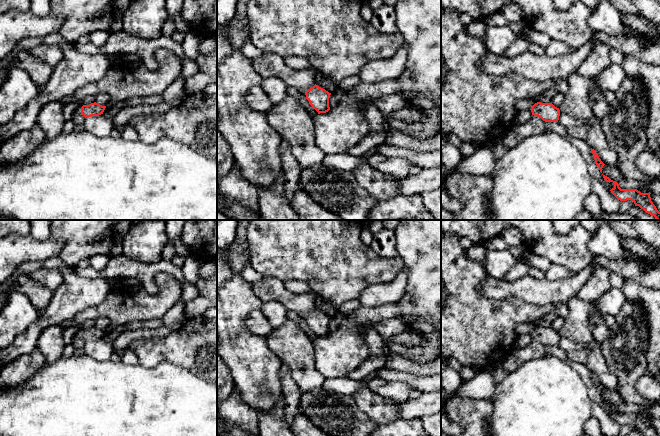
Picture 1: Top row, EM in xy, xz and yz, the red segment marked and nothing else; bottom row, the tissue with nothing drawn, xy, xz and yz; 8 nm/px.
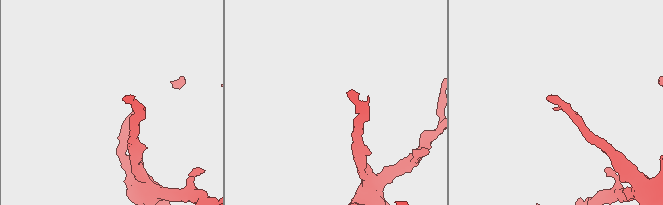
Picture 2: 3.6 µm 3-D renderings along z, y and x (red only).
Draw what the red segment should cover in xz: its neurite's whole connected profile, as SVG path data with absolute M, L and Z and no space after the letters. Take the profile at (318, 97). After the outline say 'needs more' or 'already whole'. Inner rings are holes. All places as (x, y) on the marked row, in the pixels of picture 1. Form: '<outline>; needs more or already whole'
M269 51L253 60L253 66L263 78L278 77L289 87L294 87L306 95L313 109L318 114L330 110L329 98L331 93L315 84L317 70L309 67L304 70L294 70L284 63L284 58Z; needs more

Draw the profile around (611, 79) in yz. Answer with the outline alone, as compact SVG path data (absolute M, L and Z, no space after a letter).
M611 63L595 80L604 91L616 92L626 77L627 75L621 64Z

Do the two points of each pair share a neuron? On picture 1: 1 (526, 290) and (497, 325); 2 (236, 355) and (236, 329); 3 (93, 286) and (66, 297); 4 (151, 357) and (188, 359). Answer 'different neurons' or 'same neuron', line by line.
1: different neurons
2: same neuron
3: same neuron
4: same neuron

